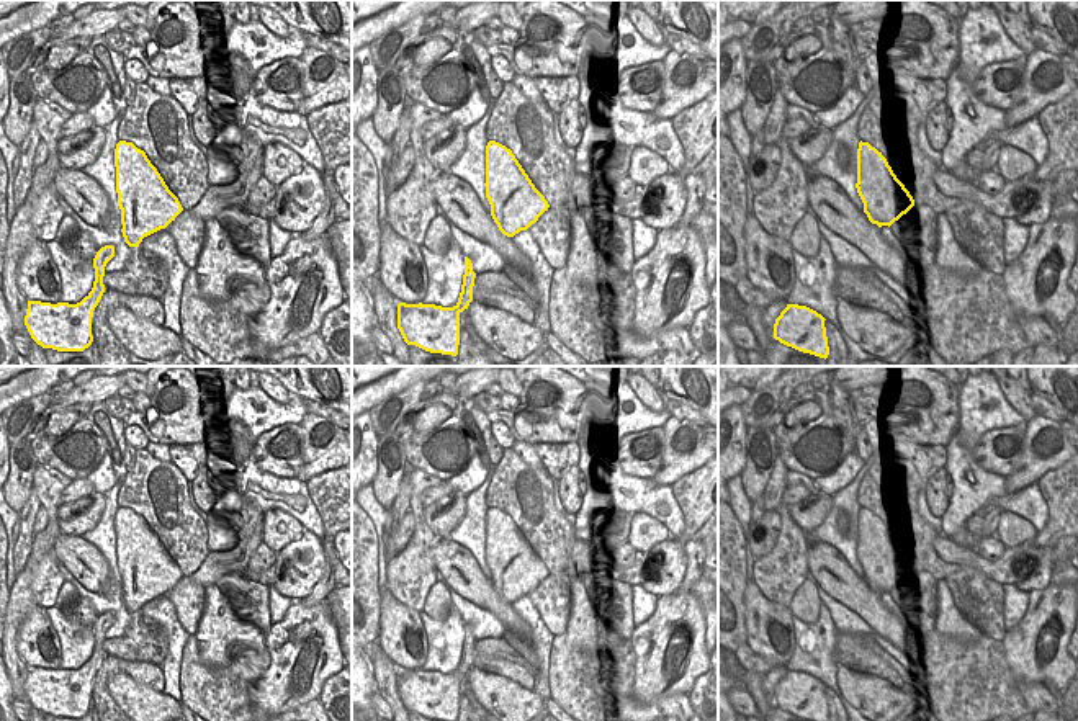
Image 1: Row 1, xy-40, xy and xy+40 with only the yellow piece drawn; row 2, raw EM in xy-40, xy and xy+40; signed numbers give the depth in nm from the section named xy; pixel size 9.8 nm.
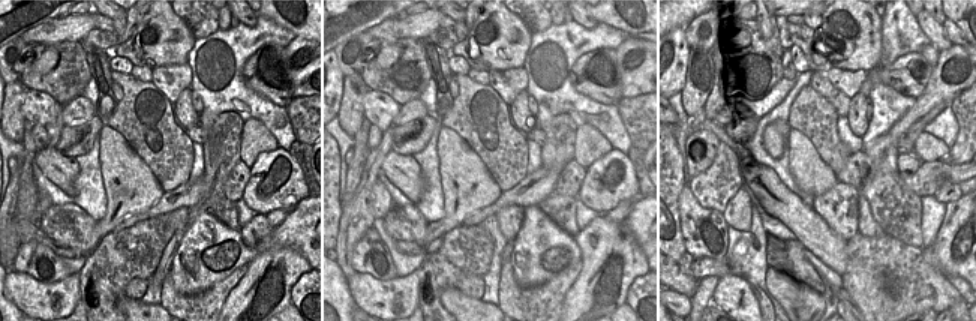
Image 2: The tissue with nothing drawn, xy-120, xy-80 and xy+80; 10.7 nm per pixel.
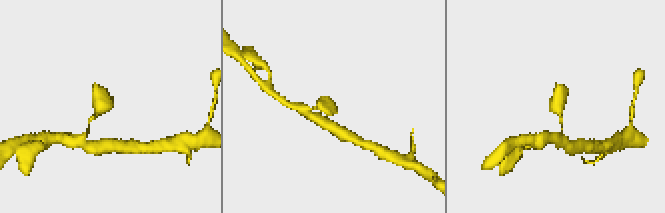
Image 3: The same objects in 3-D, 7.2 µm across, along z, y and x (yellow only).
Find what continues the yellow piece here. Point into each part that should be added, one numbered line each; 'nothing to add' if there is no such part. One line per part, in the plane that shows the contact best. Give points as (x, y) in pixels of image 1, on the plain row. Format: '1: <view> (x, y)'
nothing to add

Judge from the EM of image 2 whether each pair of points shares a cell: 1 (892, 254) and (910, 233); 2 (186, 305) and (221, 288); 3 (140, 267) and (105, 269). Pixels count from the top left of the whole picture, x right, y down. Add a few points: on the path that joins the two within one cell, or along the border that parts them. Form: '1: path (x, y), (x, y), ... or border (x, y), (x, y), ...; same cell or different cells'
1: border (886, 233), (921, 248); different cells
2: path (195, 305), (204, 305), (212, 297); same cell
3: path (131, 267), (114, 267); same cell

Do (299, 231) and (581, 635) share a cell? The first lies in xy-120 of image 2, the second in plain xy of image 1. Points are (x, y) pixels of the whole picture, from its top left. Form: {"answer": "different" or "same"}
{"answer": "same"}

